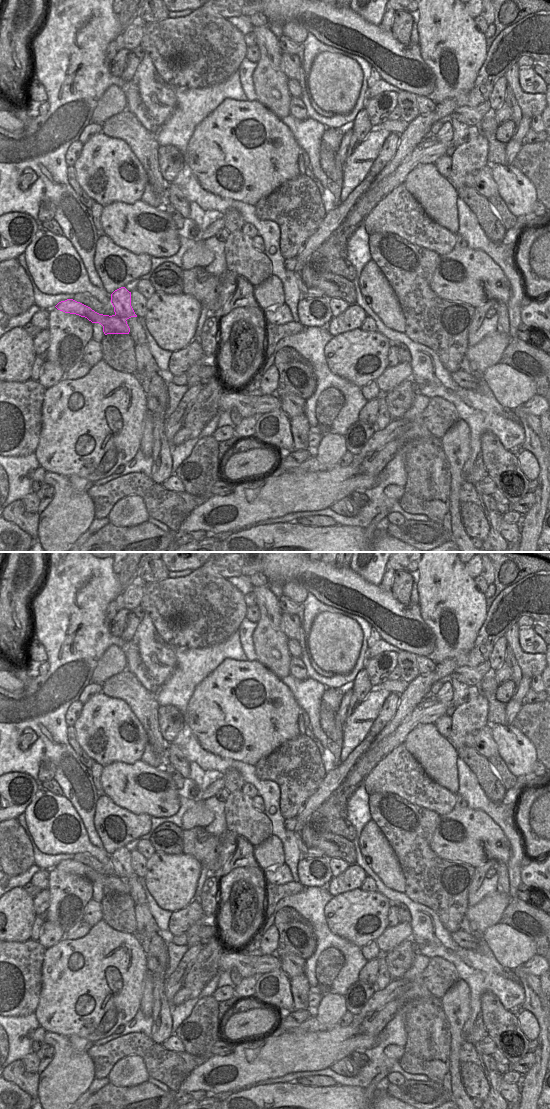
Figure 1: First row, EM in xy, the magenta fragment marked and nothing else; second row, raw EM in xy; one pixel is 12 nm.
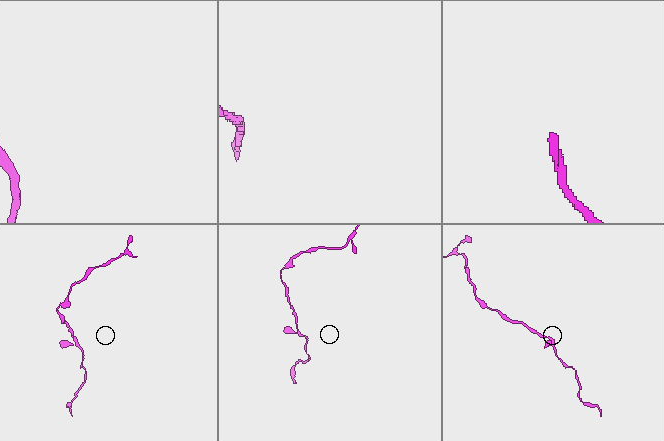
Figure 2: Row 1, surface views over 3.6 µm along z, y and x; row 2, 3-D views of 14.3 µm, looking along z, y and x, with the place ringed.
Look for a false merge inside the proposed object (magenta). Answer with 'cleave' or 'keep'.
cleave

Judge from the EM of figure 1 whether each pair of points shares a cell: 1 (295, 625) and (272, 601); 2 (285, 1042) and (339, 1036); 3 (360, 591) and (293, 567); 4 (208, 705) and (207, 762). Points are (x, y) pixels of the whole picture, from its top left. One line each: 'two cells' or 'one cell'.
1: two cells
2: one cell
3: one cell
4: two cells

